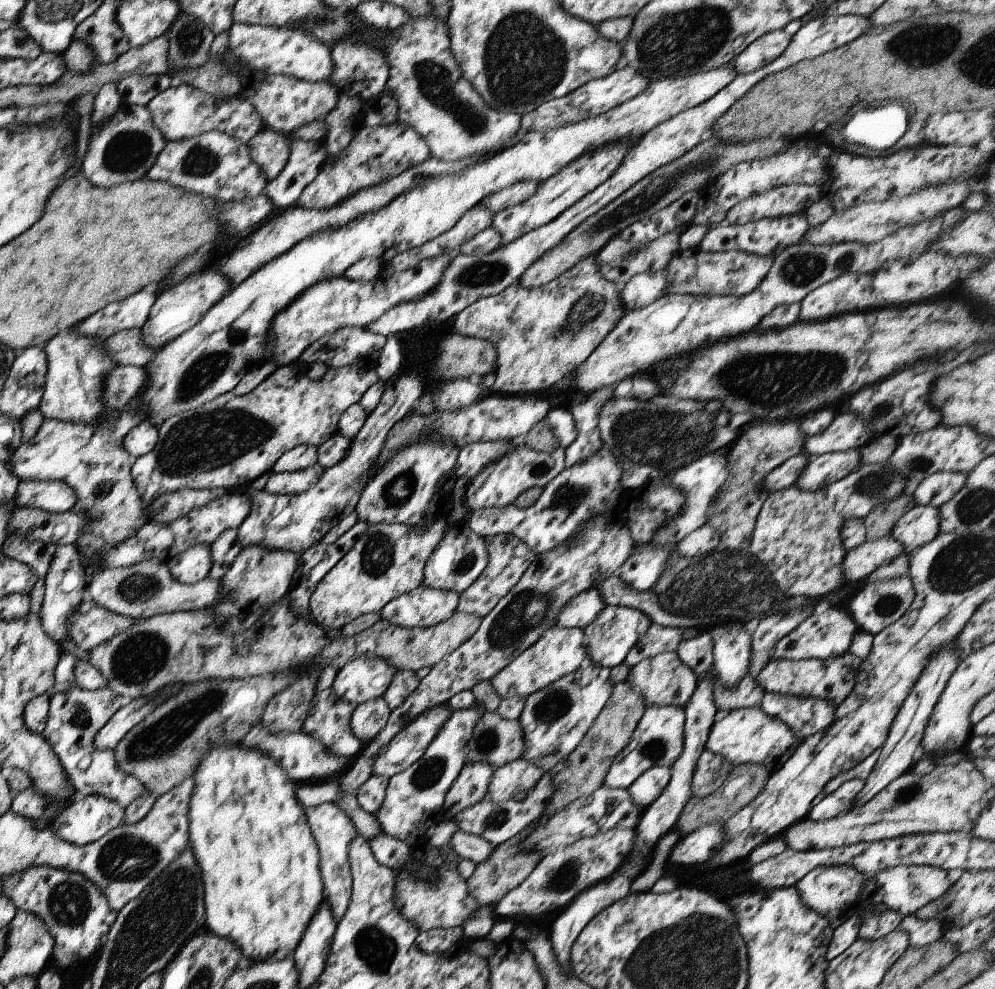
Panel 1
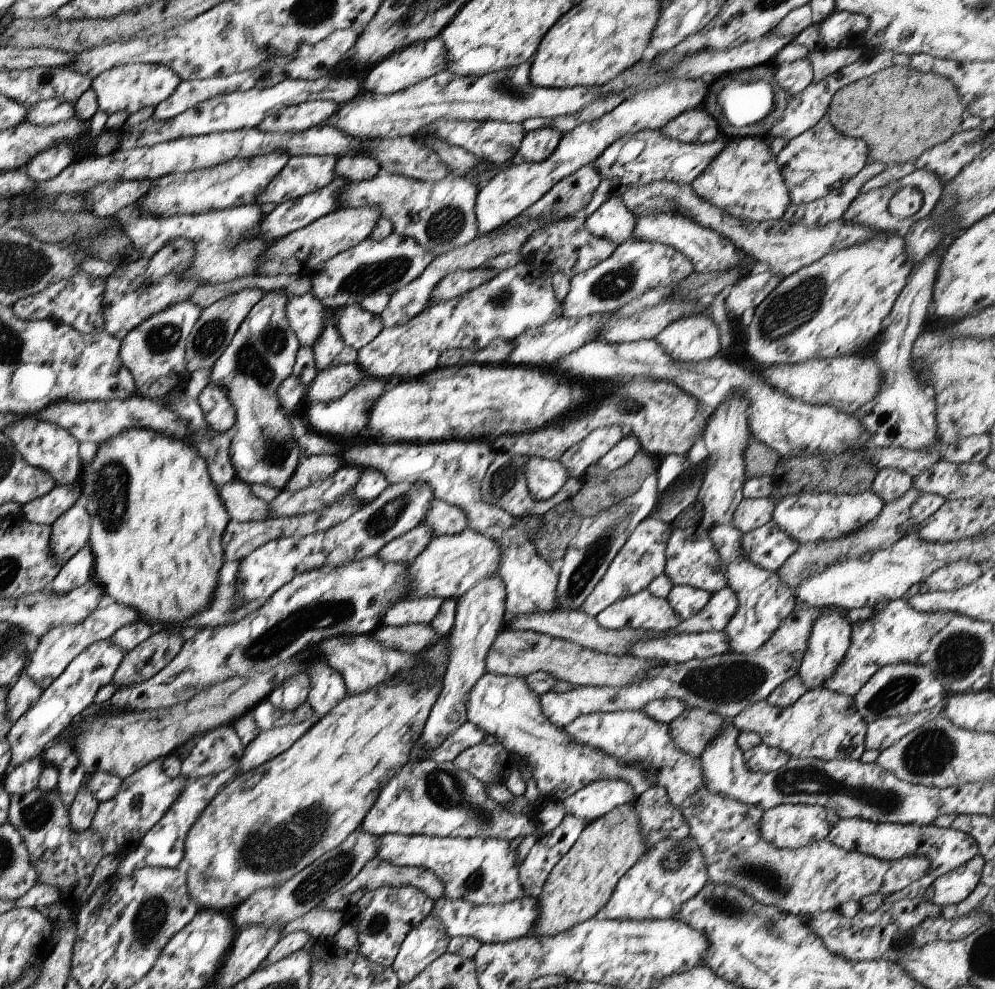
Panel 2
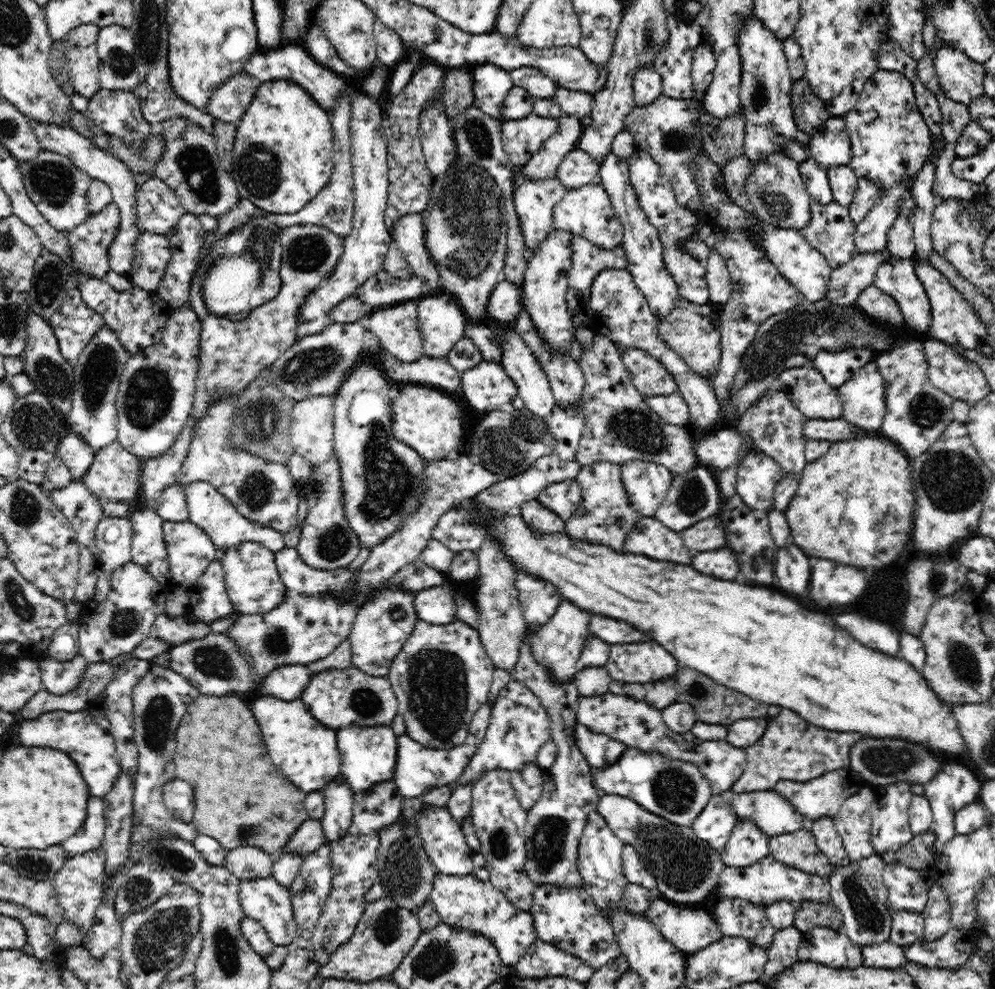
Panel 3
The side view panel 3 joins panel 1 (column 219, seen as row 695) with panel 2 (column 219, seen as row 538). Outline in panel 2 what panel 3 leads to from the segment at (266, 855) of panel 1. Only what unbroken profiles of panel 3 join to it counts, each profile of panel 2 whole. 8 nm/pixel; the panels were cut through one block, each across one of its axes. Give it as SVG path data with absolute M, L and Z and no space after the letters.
M129 429L99 442L91 462L83 464L81 467L78 480L81 484L81 494L85 494L85 508L90 520L88 543L94 558L92 578L102 588L103 594L111 596L117 604L134 609L140 617L139 620L143 620L154 631L167 631L175 628L181 630L183 626L180 625L184 621L205 610L209 606L209 598L216 588L219 569L225 562L221 537L230 519L206 468L206 462L199 456L195 447L149 429Z

